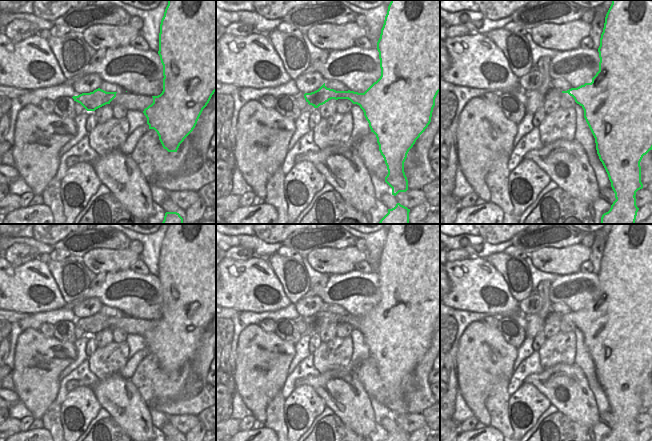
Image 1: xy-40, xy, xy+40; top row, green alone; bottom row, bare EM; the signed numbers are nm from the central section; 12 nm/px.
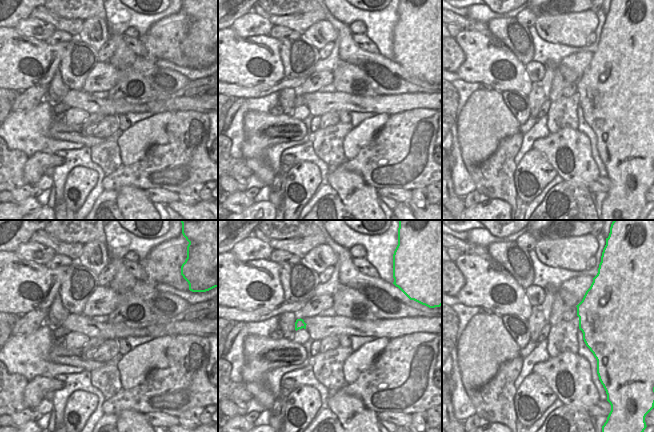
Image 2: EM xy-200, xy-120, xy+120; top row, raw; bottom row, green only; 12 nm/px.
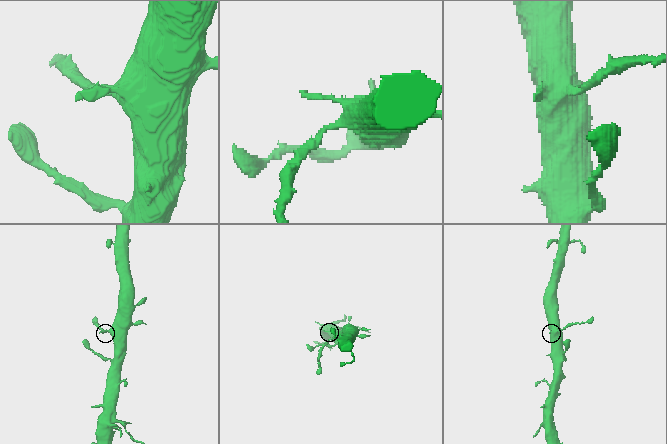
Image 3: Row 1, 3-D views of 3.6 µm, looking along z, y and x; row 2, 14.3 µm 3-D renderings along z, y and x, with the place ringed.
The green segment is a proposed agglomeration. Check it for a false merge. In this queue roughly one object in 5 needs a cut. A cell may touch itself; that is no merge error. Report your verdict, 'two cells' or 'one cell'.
one cell

